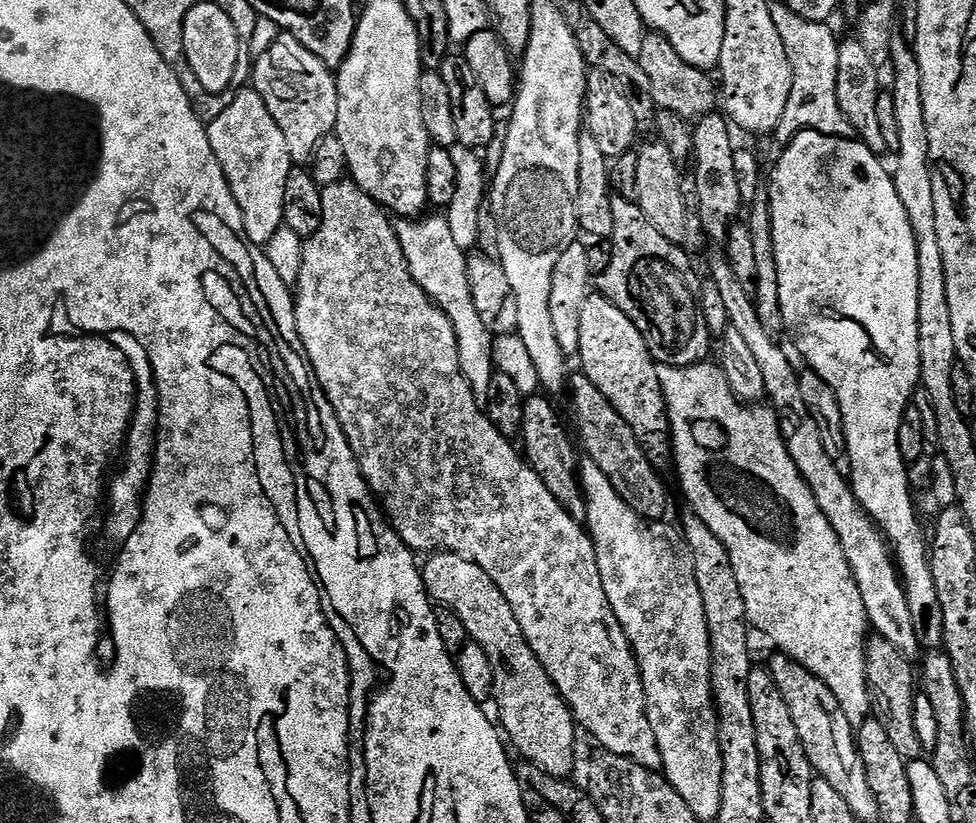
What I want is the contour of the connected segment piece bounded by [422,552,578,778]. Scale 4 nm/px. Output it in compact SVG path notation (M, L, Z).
M437 552L423 561L424 589L429 597L456 612L468 631L469 641L482 646L493 667L494 704L500 707L502 732L511 747L524 755L523 759L533 768L561 778L571 777L576 764L576 732L578 725L568 704L554 686L550 674L538 662L518 618L506 602L502 590L473 560L453 552Z

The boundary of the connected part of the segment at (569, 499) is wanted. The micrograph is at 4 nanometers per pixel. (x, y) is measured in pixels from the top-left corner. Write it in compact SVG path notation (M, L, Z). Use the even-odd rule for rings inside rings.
M535 394L527 397L524 402L524 431L522 452L528 464L546 482L546 490L558 498L558 502L570 514L570 518L584 522L588 519L588 507L584 501L584 487L580 484L580 461L576 456L576 448L568 437L568 428L560 424L560 416L556 408L544 394Z

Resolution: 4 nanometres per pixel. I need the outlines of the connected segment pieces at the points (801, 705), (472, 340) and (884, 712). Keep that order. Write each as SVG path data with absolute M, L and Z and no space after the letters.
M776 654L766 664L771 672L778 690L782 690L782 698L786 698L786 706L790 706L790 718L794 718L794 726L798 729L798 738L802 738L802 746L806 750L806 758L810 762L813 773L819 779L830 782L834 790L845 794L852 792L868 792L866 770L860 762L860 754L856 751L856 732L850 718L838 706L838 698L814 674L810 674L791 656Z
M440 214L432 215L436 216L397 219L394 224L396 237L404 250L404 257L414 280L450 318L458 342L462 374L477 400L486 402L490 398L490 382L494 371L492 362L494 337L488 331L486 322L482 322L477 307L474 306L465 249L460 248L458 242L454 242L454 234L450 234L447 219Z
M879 638L867 641L866 670L868 671L868 694L872 697L872 716L882 722L890 742L898 746L898 754L916 758L920 752L920 732L916 729L916 696L918 700L918 676L912 673L913 661L898 650L891 642Z

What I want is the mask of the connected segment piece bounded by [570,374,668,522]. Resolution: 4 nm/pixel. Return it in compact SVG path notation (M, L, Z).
M573 375L570 380L570 392L571 388L572 408L576 411L576 428L584 439L584 448L588 451L585 452L587 459L593 460L602 470L602 474L610 478L614 490L618 490L618 494L624 499L626 506L634 510L634 514L649 522L663 521L668 512L668 492L656 473L657 465L645 452L640 438L634 434L634 430L630 430L622 414L614 410L606 394L602 394L602 390L598 390L598 386L594 386L594 382L590 382L588 376Z

